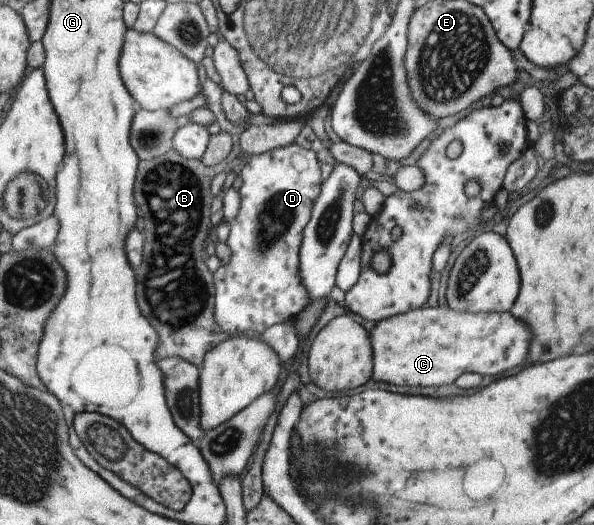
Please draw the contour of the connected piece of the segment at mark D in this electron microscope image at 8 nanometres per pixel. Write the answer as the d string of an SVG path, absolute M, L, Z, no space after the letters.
M293 143L264 154L251 154L239 175L242 184L238 191L242 204L235 221L229 223L230 231L225 242L230 248L231 259L227 266L214 272L217 287L215 319L231 336L255 334L263 337L264 331L271 326L295 319L312 301L300 272L300 251L314 203L322 193L323 173L315 151Z

